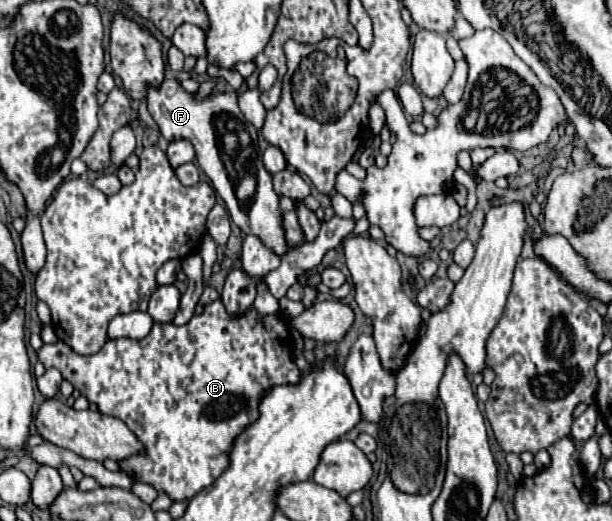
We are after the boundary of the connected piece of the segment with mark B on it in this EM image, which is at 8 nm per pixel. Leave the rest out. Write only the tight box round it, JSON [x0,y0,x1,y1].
[37,300,301,502]

